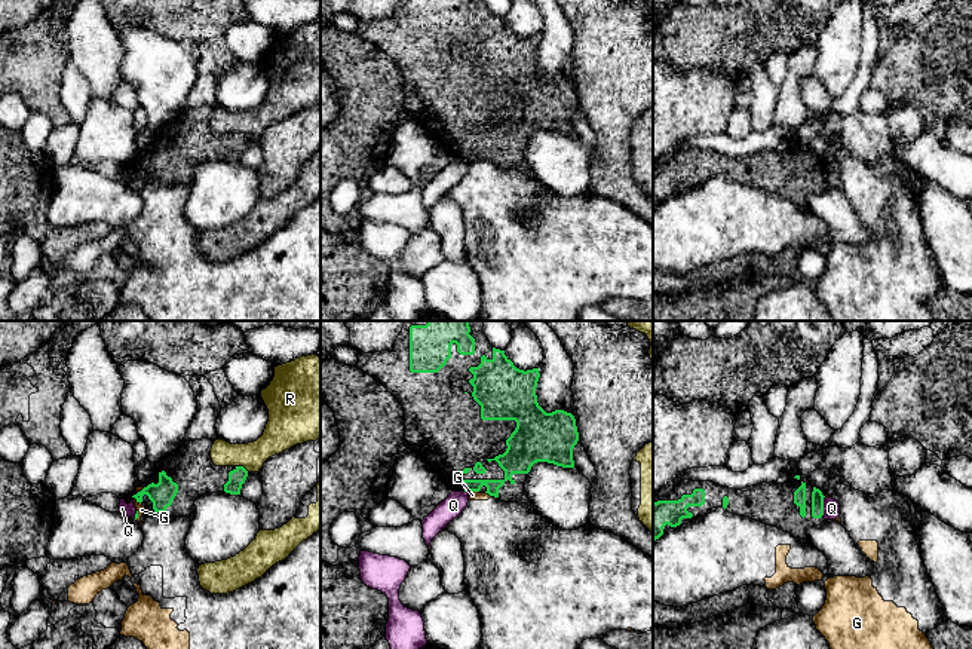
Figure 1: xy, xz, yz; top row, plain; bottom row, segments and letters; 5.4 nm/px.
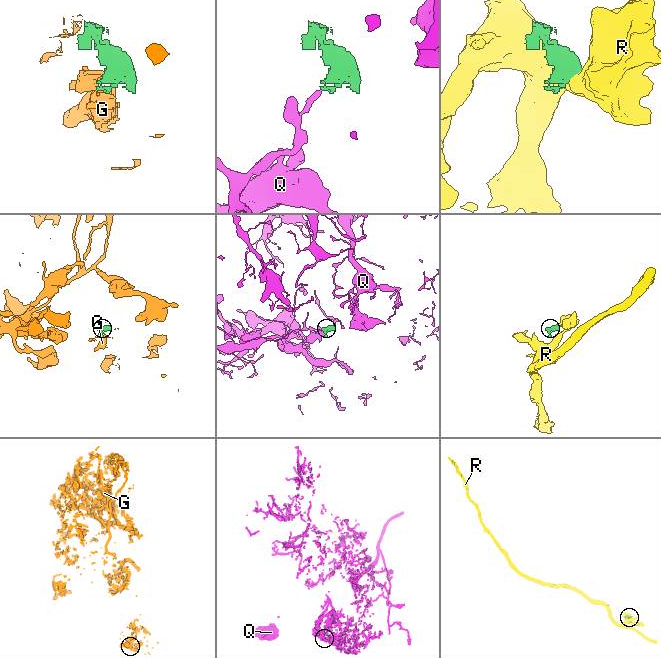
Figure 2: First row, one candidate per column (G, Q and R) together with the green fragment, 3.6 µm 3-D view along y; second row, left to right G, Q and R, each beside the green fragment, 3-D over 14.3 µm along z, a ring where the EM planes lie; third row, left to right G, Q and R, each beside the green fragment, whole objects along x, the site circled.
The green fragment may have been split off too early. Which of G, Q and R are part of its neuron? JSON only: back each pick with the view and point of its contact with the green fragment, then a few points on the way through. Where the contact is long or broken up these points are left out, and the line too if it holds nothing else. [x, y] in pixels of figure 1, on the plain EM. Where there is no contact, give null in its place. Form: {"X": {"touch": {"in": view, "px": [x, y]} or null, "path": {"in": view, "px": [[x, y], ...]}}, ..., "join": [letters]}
{"join": []}

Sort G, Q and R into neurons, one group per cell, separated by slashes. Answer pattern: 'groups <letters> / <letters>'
groups G / Q / R

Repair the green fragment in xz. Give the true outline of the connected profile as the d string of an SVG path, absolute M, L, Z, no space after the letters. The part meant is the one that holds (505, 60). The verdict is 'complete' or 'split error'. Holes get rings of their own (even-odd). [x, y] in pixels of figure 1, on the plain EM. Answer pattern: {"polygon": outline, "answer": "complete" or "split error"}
{"polygon": "M399 0L393 13L387 18L374 21L361 21L358 34L364 40L372 43L380 49L402 73L405 85L405 107L408 108L411 119L418 120L432 137L447 150L454 159L479 159L488 160L502 169L522 169L533 175L531 168L524 159L527 141L531 134L537 129L548 129L562 135L574 135L573 116L579 108L579 100L576 94L576 86L571 80L564 77L555 77L546 80L537 70L536 55L540 45L539 36L519 37L513 30L505 22L505 18L496 16L490 12L484 0ZM457 48L466 48L473 53L473 59L467 61L463 55L456 55L453 50ZM505 108L508 116L503 122L490 126L490 119L494 111Z", "answer": "split error"}

